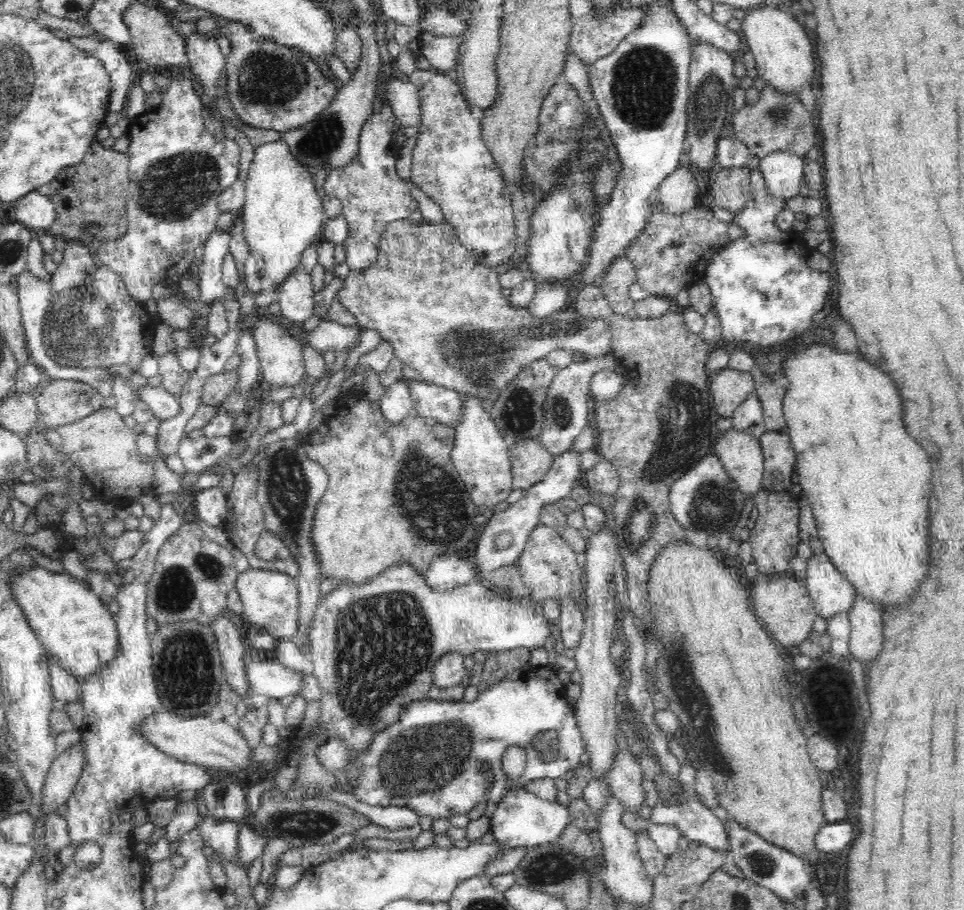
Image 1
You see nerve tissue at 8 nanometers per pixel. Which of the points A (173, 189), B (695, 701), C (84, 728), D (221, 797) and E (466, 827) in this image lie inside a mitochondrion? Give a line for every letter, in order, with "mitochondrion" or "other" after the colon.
A: mitochondrion
B: mitochondrion
C: other
D: mitochondrion
E: other

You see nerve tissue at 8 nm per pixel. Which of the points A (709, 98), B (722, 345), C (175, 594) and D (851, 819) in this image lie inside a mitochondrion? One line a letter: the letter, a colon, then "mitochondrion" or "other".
A: mitochondrion
B: other
C: mitochondrion
D: other

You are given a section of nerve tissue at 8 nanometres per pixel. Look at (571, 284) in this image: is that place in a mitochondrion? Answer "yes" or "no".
no

